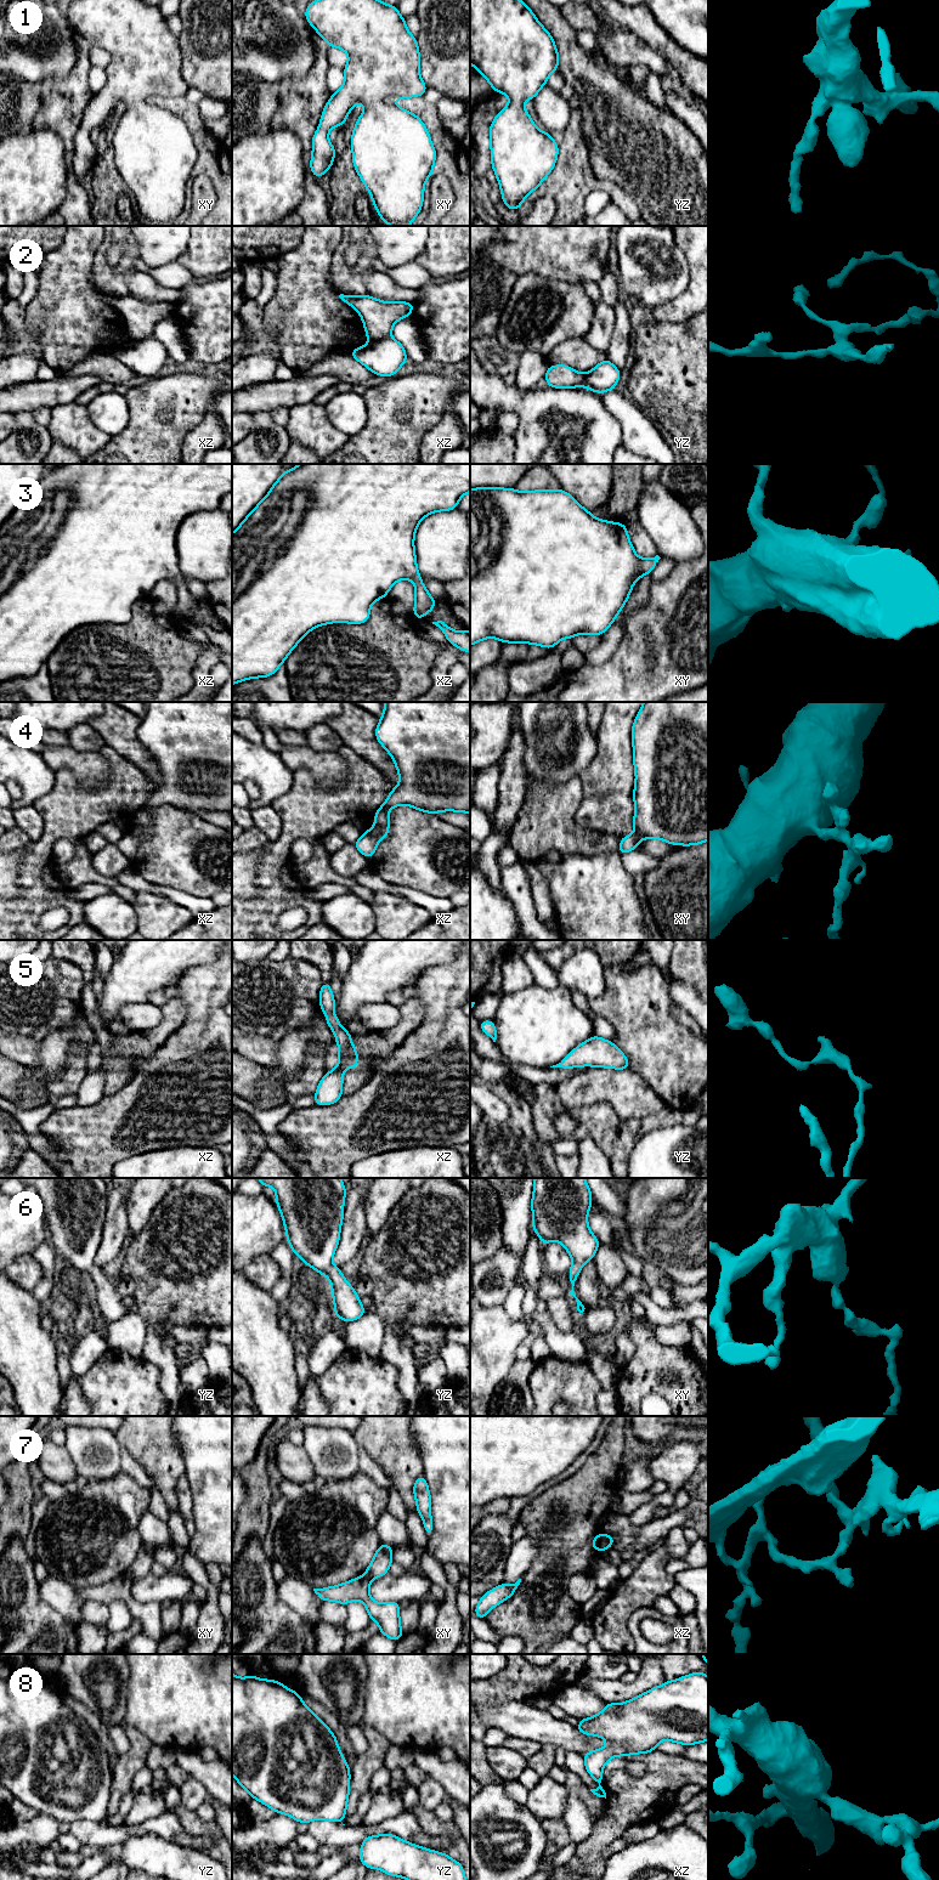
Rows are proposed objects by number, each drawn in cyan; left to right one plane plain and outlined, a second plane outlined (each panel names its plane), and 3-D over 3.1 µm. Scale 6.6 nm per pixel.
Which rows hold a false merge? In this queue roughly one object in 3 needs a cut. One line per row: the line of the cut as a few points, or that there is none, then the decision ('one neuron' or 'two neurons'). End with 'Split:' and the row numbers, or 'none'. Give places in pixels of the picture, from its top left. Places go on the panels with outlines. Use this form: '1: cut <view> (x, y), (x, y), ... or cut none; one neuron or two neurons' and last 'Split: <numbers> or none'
1: cut none; one neuron
2: cut xz (389, 335), (371, 341); two neurons
3: cut none; one neuron
4: cut none; one neuron
5: cut none; one neuron
6: cut none; one neuron
7: cut xy (365, 1574), (371, 1579); two neurons
8: cut none; one neuron
Split: 2, 7

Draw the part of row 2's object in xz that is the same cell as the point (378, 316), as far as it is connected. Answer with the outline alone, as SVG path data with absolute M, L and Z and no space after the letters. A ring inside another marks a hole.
M340 294L339 298L360 313L366 335L370 341L379 341L390 336L394 324L398 319L409 317L414 308L414 302L385 302L368 295Z

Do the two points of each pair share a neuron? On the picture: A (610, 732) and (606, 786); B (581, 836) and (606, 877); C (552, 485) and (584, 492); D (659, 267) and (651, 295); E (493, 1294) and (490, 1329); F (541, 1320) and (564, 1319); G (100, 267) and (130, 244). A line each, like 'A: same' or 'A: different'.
A: same
B: different
C: different
D: same
E: different
F: different
G: same

